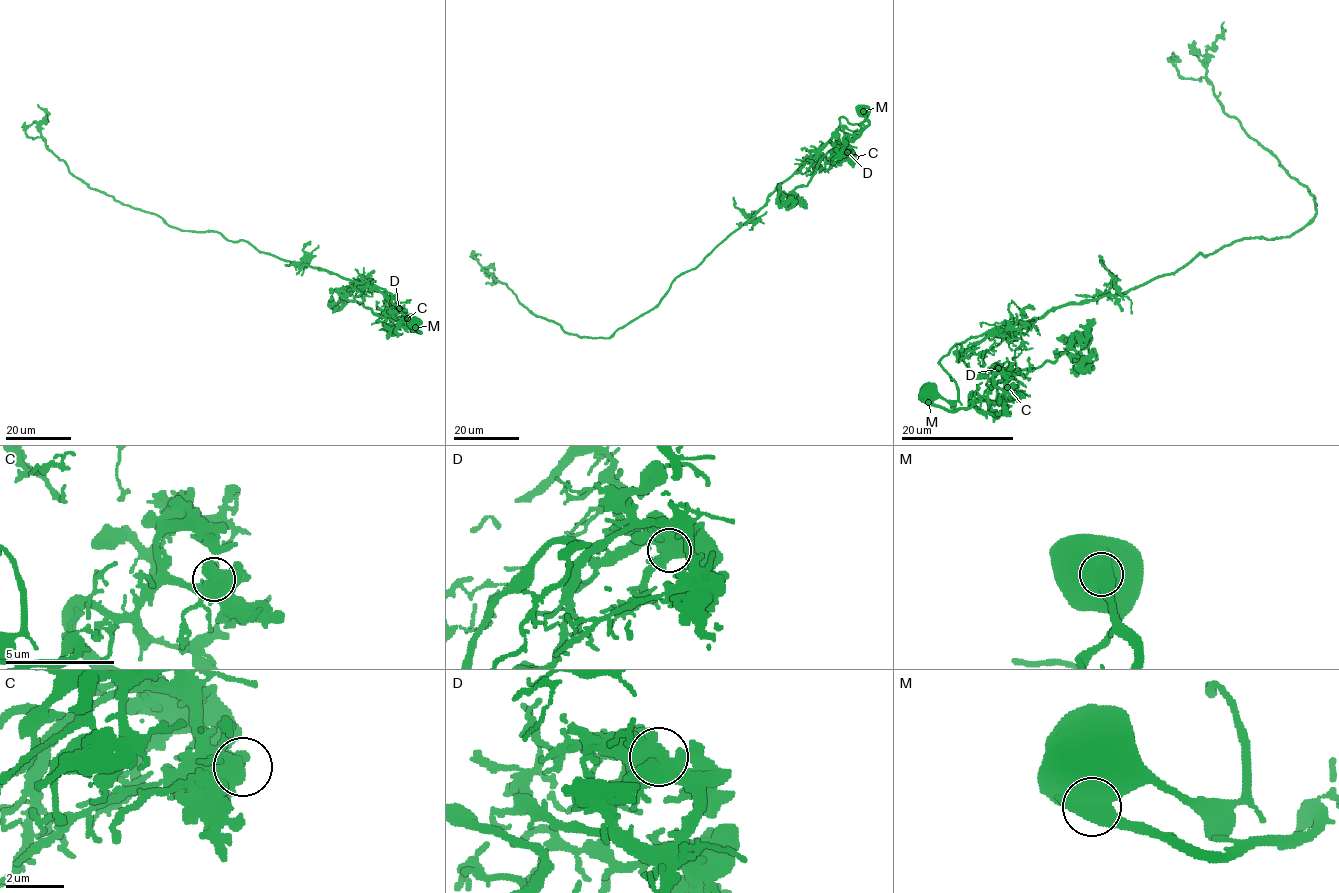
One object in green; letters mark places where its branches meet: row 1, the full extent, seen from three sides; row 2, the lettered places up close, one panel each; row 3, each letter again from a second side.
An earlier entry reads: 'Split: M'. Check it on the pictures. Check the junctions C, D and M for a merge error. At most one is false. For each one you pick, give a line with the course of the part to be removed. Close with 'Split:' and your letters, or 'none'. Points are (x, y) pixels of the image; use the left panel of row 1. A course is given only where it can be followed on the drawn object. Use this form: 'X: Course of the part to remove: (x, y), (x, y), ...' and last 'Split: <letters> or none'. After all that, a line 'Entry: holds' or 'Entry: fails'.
M: Course of the part to remove: (415, 327), (420, 332), (403, 325), (387, 327), (385, 319), (362, 304), (339, 292), (336, 305), (333, 297)
Split: M
Entry: holds

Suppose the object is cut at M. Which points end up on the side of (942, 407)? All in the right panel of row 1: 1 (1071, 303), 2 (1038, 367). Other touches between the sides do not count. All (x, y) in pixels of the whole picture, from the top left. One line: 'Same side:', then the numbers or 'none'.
Same side: 2

